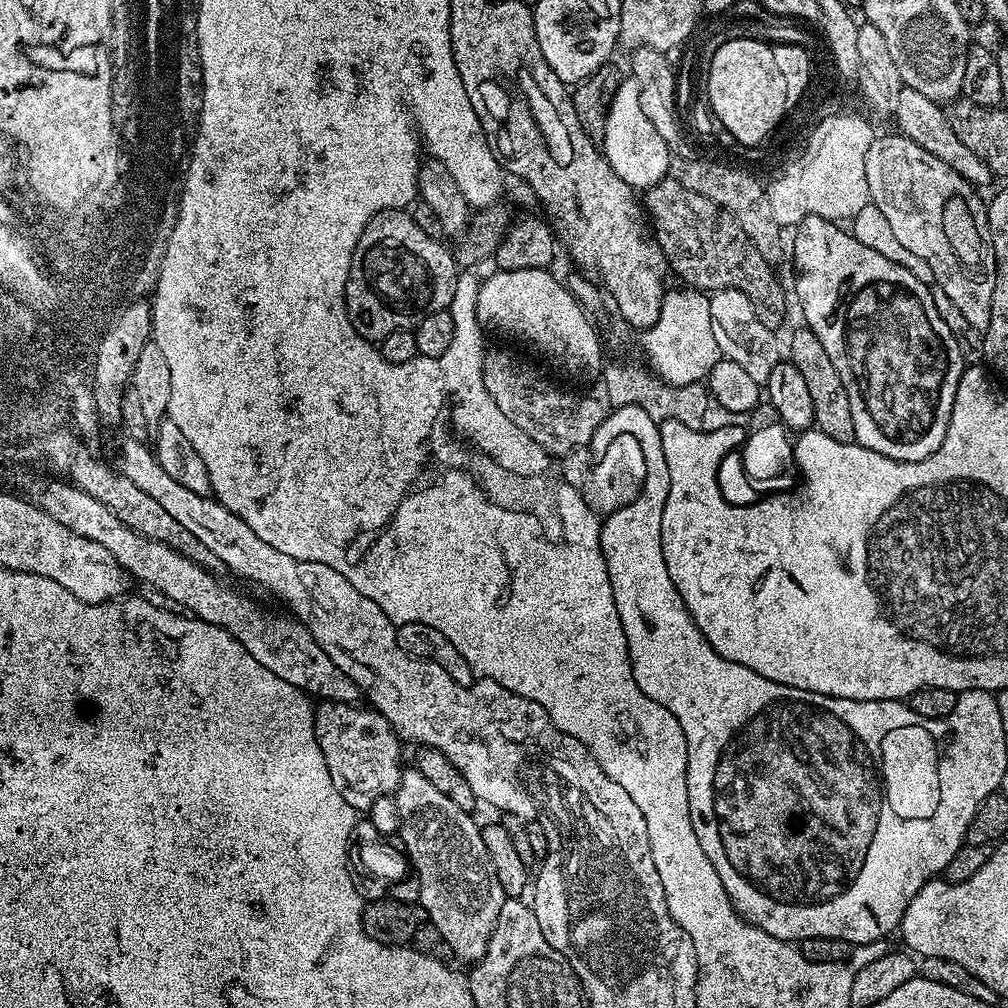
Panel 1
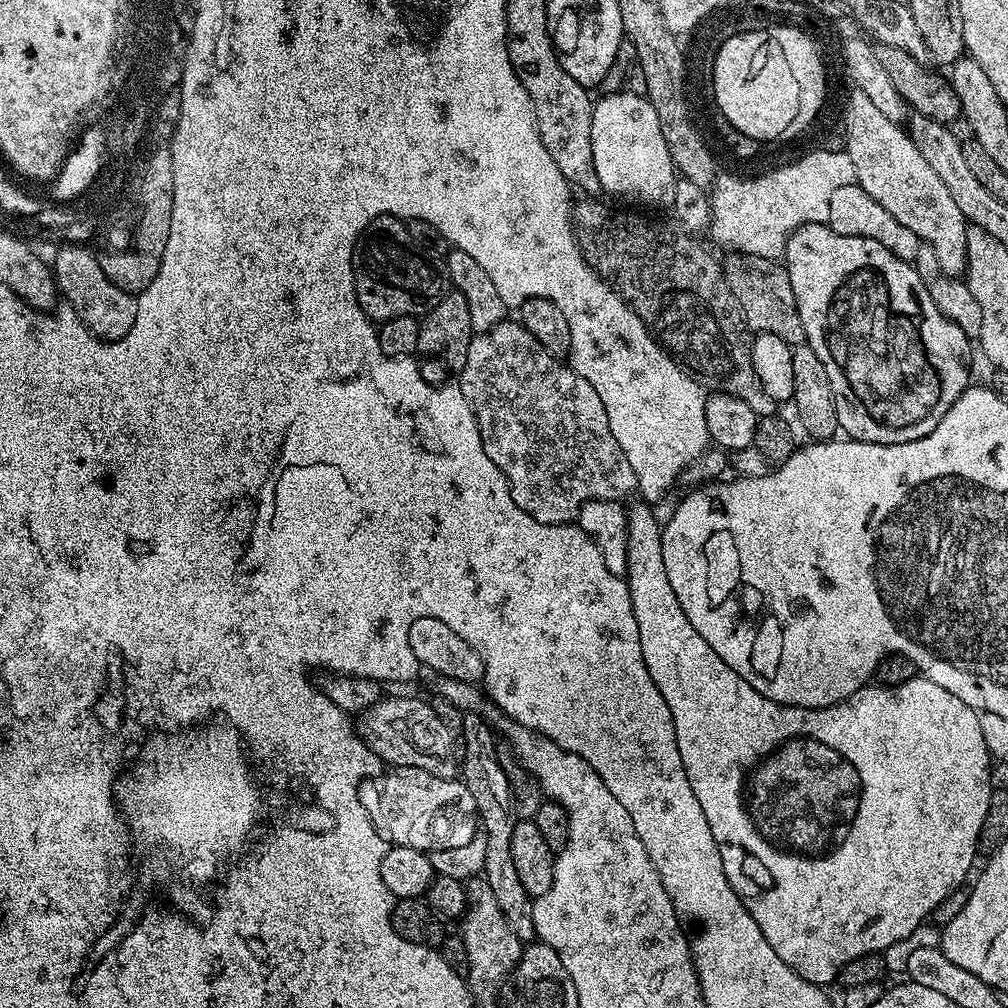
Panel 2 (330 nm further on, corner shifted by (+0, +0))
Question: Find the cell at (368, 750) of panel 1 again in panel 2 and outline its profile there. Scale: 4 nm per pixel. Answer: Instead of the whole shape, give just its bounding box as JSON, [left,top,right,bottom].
[379,766,477,854]

